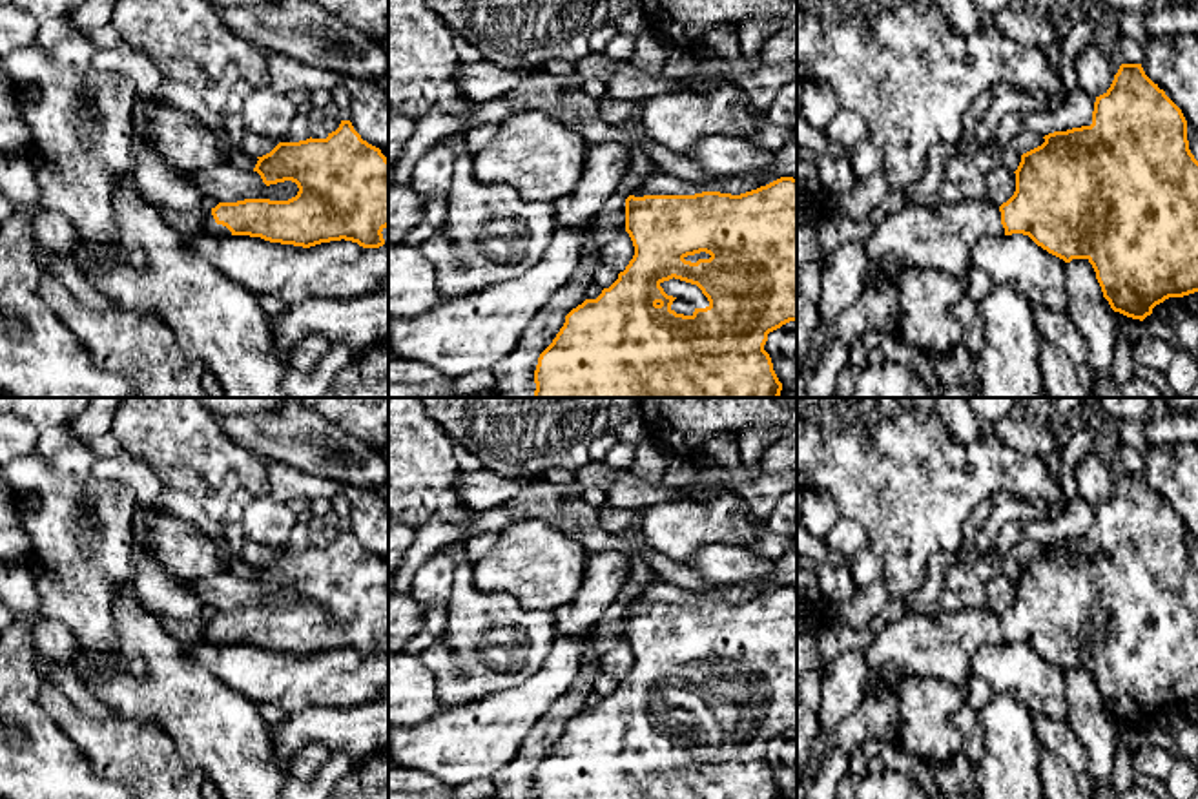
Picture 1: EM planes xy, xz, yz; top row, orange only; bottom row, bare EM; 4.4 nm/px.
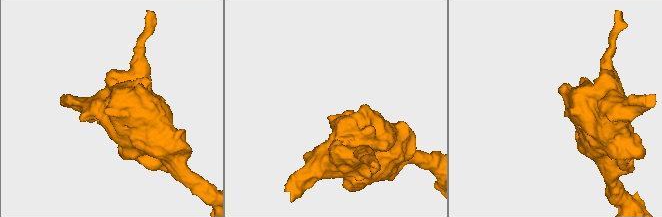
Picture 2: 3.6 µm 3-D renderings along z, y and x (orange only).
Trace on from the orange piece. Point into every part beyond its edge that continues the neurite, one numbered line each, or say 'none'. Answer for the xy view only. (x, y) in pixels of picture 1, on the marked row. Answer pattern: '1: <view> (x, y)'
1: xy (208, 225)

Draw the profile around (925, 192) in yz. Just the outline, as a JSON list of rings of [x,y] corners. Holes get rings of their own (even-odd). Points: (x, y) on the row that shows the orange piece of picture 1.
[[[937,148],[930,153],[930,164],[924,175],[904,190],[908,204],[919,204],[924,208],[937,208],[943,204],[939,197],[939,186],[945,181],[946,157]]]

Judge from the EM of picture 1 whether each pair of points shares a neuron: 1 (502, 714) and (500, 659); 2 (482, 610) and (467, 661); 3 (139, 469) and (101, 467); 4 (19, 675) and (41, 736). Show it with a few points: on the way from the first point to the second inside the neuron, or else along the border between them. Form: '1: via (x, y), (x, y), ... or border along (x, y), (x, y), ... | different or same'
1: border along (540, 668), (513, 686), (489, 692), (462, 705) | different
2: via (482, 622), (482, 637), (471, 648) | same
3: via (130, 469), (110, 467) | same
4: via (19, 690), (19, 714), (26, 721) | same

